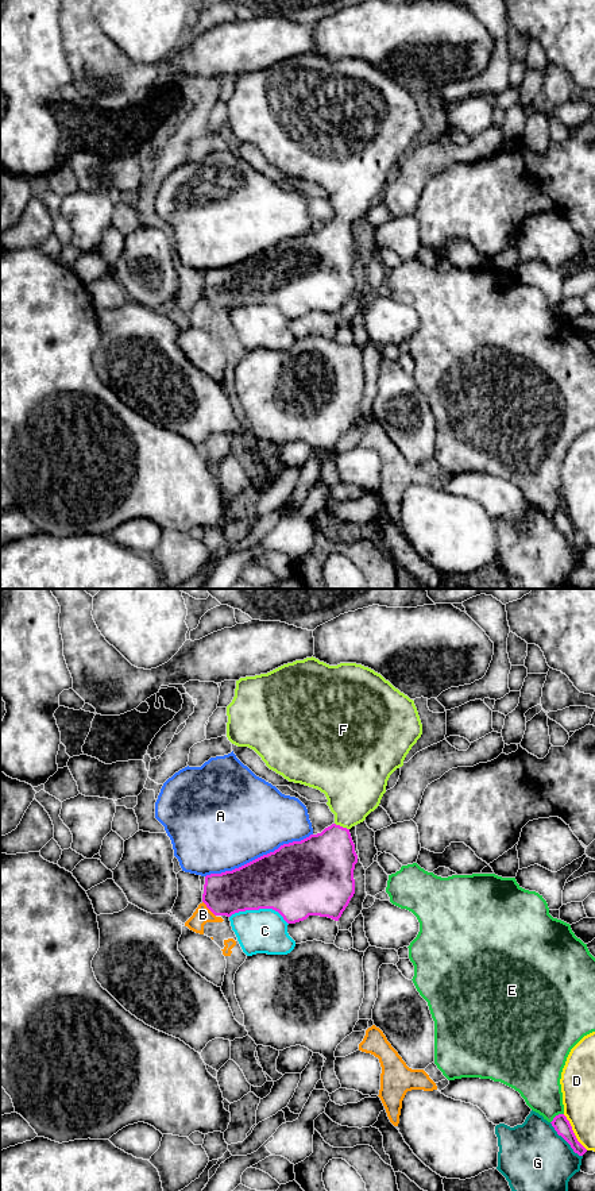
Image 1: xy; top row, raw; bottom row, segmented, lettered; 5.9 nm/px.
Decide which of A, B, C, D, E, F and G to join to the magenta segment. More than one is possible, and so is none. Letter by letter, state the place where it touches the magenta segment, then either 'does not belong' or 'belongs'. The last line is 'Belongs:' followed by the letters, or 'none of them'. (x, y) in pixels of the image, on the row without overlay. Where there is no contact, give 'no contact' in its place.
A: meets magenta in xy at (258, 253); does not belong
B: meets magenta in xy at (208, 303); does not belong
C: meets magenta in xy at (259, 303); does not belong
D: meets magenta in xy at (572, 527); does not belong
E: meets magenta in xy at (556, 511); does not belong
F: meets magenta in xy at (342, 222); belongs
G: meets magenta in xy at (565, 535); does not belong
Belongs: F

